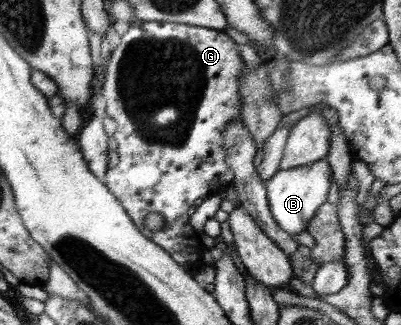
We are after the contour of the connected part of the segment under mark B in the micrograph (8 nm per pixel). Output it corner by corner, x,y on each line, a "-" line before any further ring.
326,159
286,170
278,169
266,185
268,204
274,220
292,236
307,231
317,208
328,200
331,168

